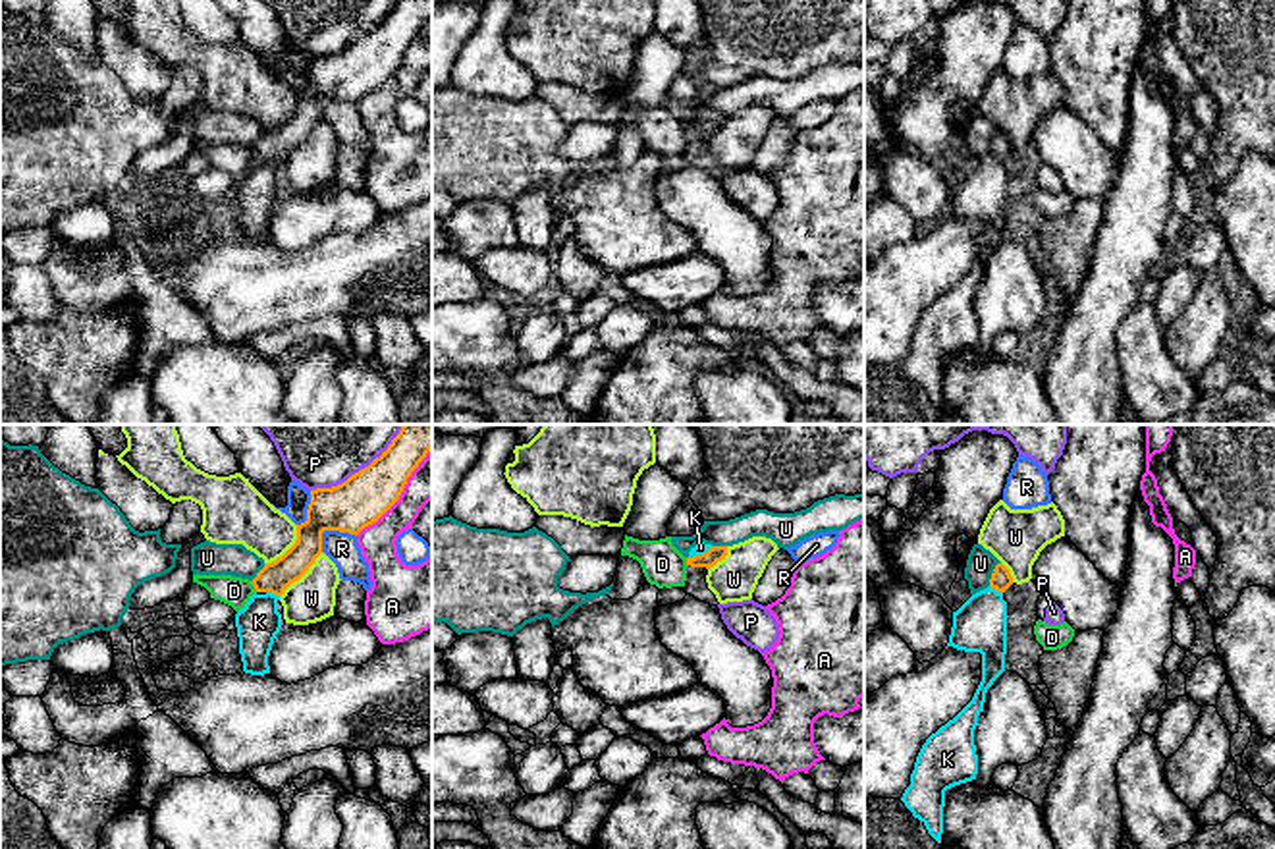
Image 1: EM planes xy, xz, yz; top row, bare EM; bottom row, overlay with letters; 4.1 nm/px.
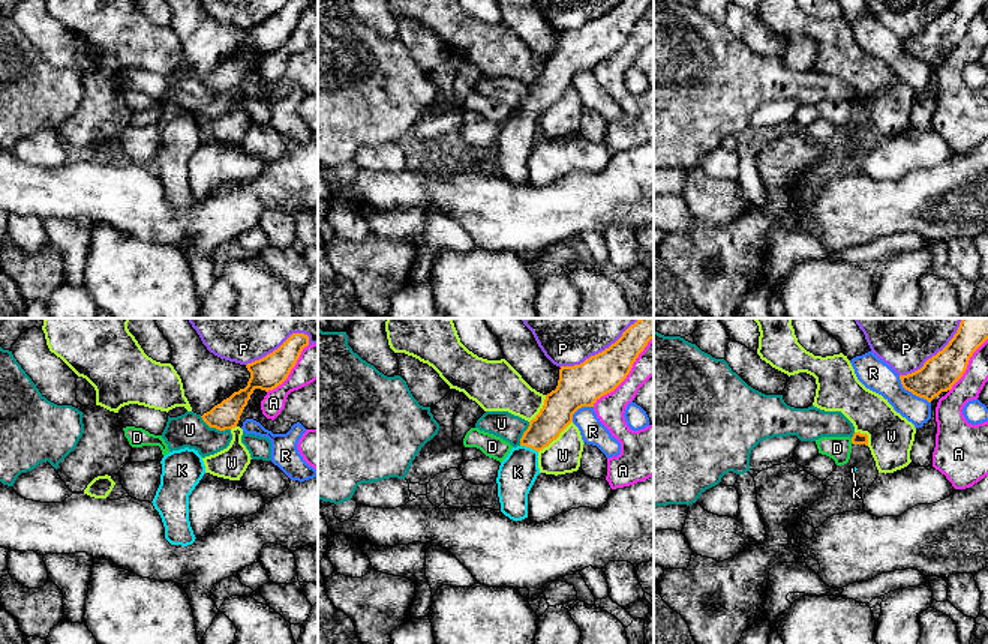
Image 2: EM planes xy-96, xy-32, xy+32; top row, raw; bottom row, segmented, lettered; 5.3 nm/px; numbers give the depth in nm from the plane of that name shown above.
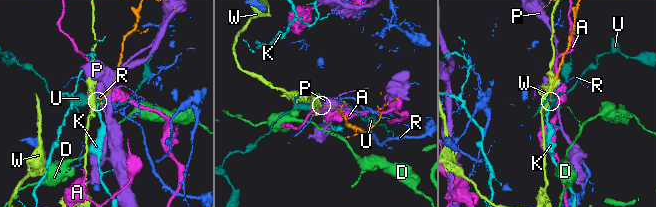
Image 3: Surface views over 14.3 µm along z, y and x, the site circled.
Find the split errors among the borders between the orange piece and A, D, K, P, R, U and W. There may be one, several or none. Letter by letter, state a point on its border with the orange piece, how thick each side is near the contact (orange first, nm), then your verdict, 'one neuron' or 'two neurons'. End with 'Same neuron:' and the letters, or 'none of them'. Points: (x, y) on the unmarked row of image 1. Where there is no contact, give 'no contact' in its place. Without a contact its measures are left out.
A: contact xy (400, 62); calibres 220 and 160 nm; two neurons
D: contact xy (253, 153); calibres 130 and 130 nm; two neurons
K: contact xy (272, 161); calibres 130 and 180 nm; one neuron
P: contact xy (355, 41); calibres 220 and 240 nm; two neurons
R: contact xy (330, 97); calibres 220 and 140 nm; two neurons
U: contact yz (992, 141); calibres 90 and 120 nm; two neurons
W: contact xy (301, 143); calibres 130 and 200 nm; two neurons
Same neuron: K

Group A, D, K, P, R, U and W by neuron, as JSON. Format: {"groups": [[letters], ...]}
{"groups": [["A"], ["D"], ["K"], ["P"], ["R"], ["U"], ["W"]]}

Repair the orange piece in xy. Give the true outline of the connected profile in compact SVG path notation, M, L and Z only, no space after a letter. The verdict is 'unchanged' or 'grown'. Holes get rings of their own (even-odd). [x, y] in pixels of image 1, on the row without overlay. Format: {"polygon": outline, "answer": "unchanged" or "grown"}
{"polygon": "M399 0L368 35L332 56L311 58L307 89L297 93L295 112L251 149L255 162L235 181L243 239L270 241L268 224L282 197L278 168L322 120L322 100L359 102L376 91L401 64L407 46L432 17L432 0Z", "answer": "grown"}

